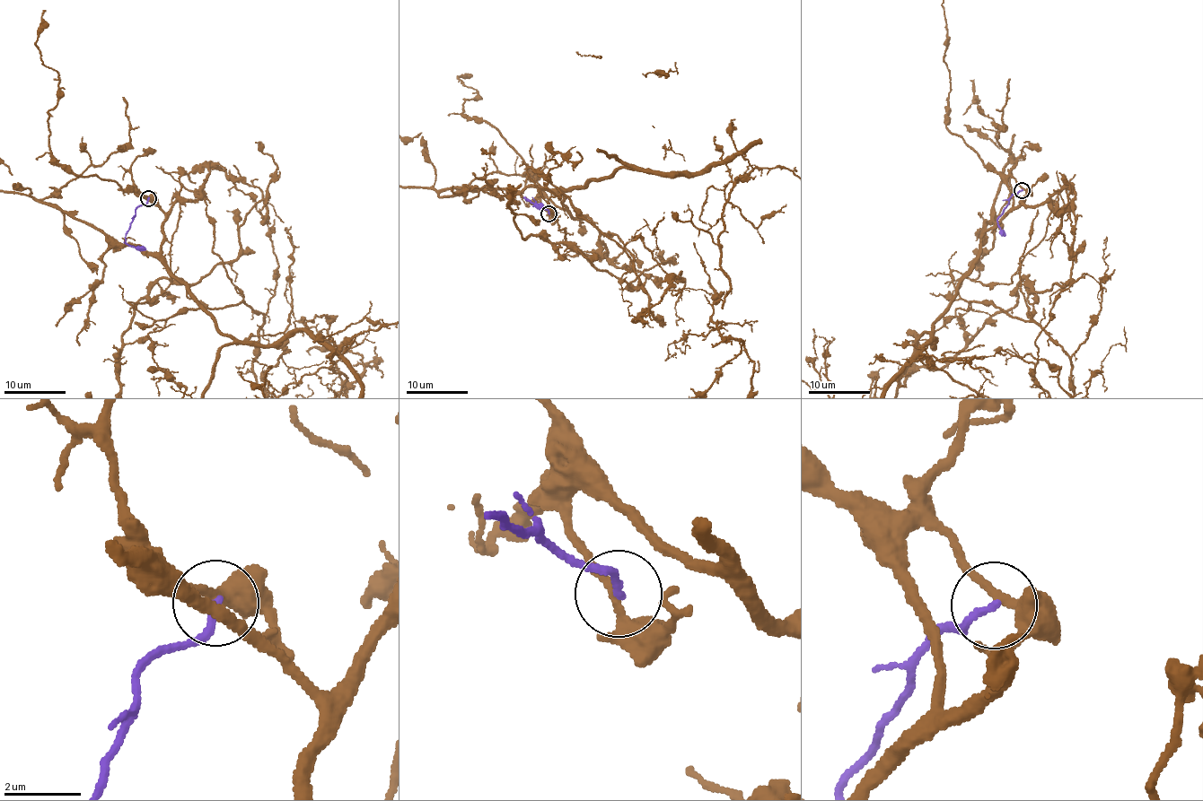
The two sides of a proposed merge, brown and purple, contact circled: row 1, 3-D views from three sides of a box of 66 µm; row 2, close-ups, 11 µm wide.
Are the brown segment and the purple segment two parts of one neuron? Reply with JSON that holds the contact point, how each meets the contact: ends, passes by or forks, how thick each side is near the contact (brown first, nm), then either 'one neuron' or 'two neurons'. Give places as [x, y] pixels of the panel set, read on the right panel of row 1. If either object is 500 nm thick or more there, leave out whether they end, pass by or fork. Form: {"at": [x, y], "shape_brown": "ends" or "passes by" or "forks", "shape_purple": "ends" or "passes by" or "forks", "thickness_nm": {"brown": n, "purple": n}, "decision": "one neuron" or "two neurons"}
{"at": [1022, 190], "shape_brown": "passes by", "shape_purple": "ends", "thickness_nm": {"brown": 240, "purple": 190}, "decision": "two neurons"}

